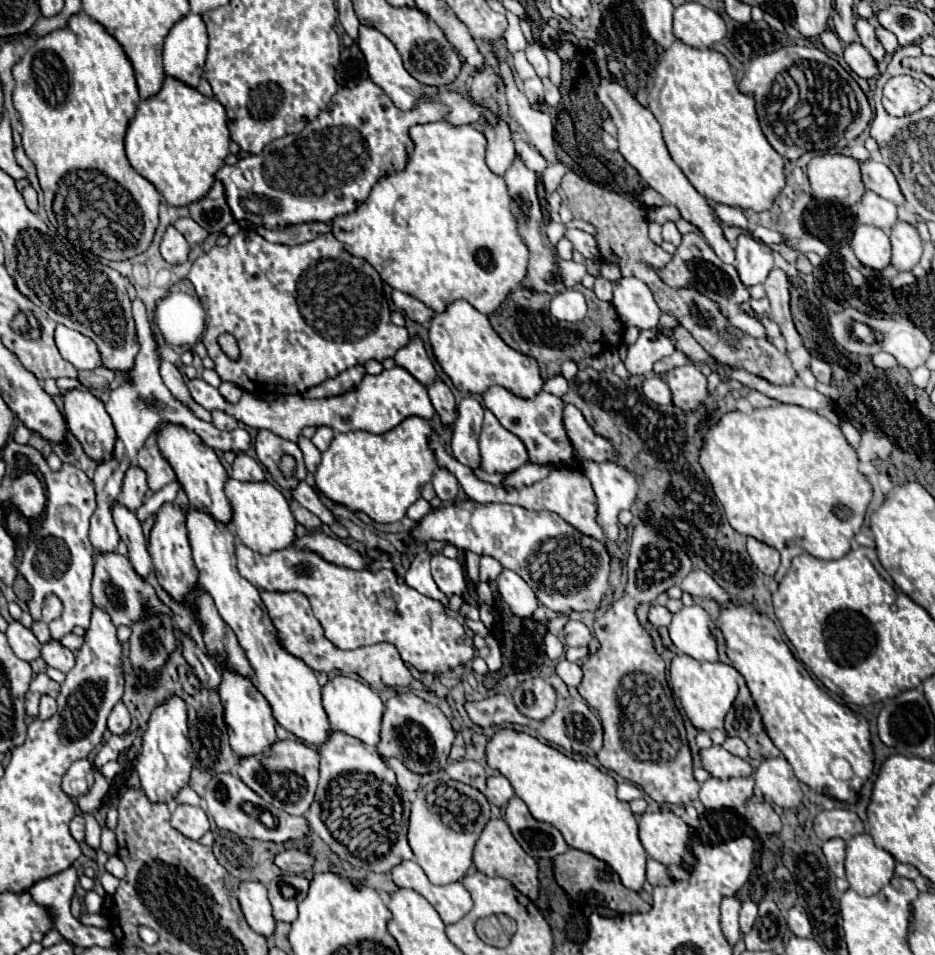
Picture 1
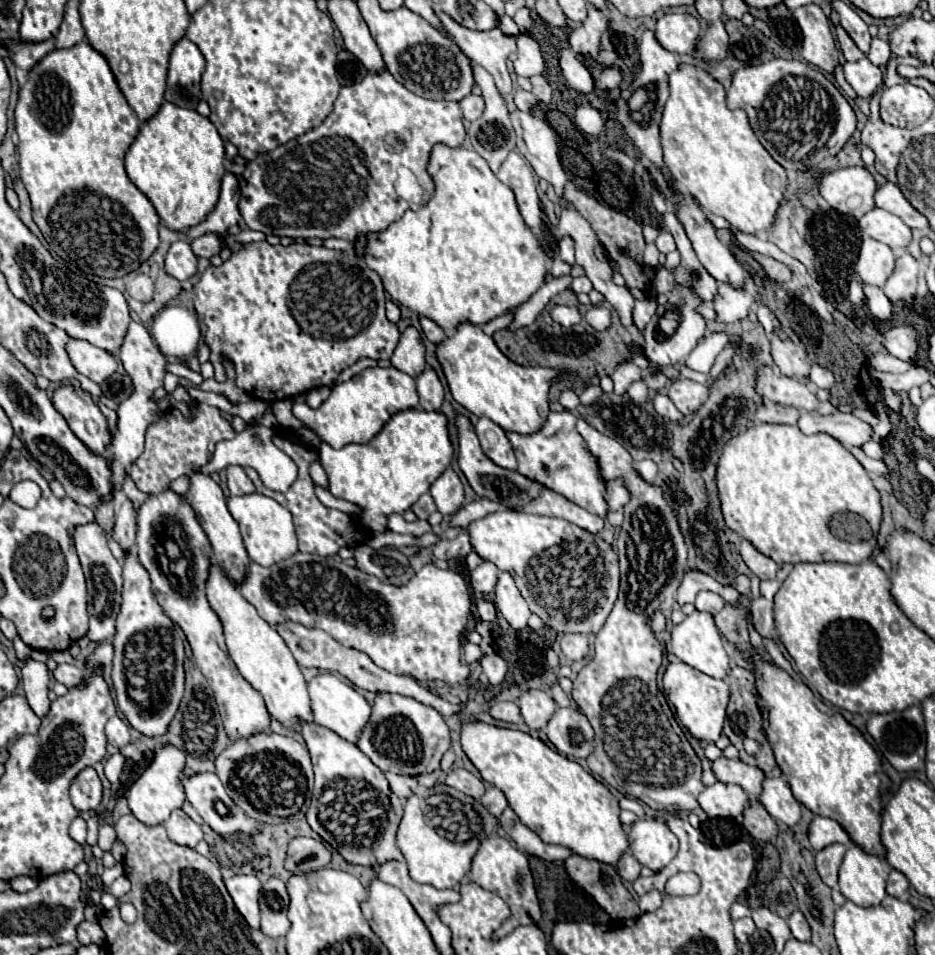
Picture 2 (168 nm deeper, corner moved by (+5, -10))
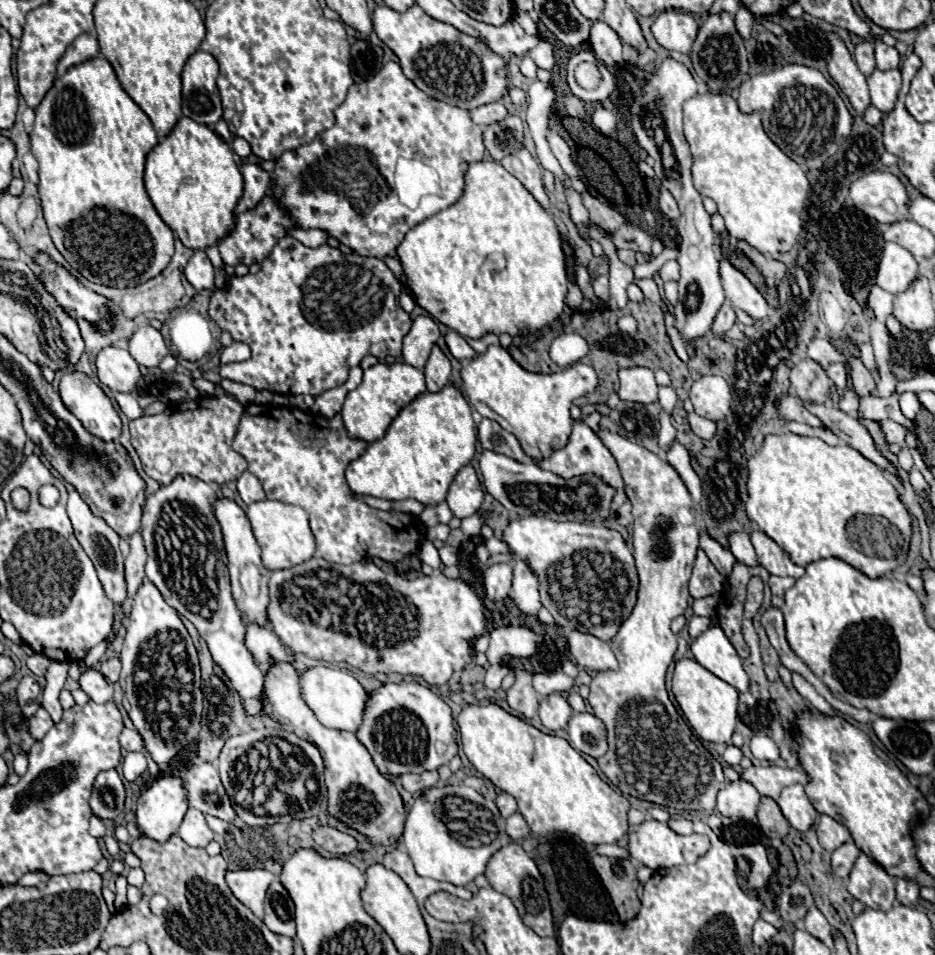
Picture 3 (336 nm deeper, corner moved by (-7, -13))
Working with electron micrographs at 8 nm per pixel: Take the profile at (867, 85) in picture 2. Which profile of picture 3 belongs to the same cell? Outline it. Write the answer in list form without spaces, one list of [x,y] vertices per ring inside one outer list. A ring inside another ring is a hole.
[[[890,69],[890,71],[874,71],[868,77],[868,87],[870,87],[870,99],[872,105],[876,109],[880,109],[882,113],[888,113],[894,109],[896,105],[896,97],[898,91],[902,87],[902,77],[898,69]]]

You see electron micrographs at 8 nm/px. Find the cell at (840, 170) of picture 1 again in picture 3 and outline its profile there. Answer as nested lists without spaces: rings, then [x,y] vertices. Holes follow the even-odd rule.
[[[870,171],[850,187],[852,203],[880,223],[908,219],[908,193],[902,181],[888,171]]]

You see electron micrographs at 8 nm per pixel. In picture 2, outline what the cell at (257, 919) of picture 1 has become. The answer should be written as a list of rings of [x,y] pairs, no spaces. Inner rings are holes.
[[[232,876],[224,882],[238,912],[244,916],[250,928],[258,930],[260,928],[260,908],[258,908],[260,880],[256,876]]]

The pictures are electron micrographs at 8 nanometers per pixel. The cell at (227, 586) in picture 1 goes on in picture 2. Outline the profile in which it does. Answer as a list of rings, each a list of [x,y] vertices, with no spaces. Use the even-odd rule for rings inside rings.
[[[216,564],[208,568],[206,598],[210,608],[218,614],[224,626],[228,654],[234,660],[240,674],[244,676],[244,680],[262,694],[266,708],[274,720],[278,720],[288,730],[300,734],[302,722],[312,722],[314,714],[308,698],[306,680],[286,642],[266,620],[258,616],[256,608],[240,594],[236,582],[232,582]]]

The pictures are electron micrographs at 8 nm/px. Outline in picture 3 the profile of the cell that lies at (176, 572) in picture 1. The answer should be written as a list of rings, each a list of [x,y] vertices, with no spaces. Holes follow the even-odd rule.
[[[178,475],[172,483],[162,485],[146,499],[140,529],[148,553],[146,577],[158,587],[170,607],[196,625],[212,657],[240,693],[246,711],[254,715],[262,709],[264,675],[244,643],[246,625],[230,593],[222,531],[214,515],[216,499],[216,491],[208,483],[190,475]]]

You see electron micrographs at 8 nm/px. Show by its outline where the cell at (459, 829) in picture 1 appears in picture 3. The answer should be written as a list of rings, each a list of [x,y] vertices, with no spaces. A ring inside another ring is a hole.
[[[458,785],[458,787],[442,787],[434,793],[434,801],[424,803],[424,811],[416,811],[412,815],[412,829],[410,825],[404,825],[404,847],[414,863],[414,869],[422,877],[432,877],[438,881],[450,881],[454,885],[468,885],[474,881],[476,875],[482,875],[486,869],[488,859],[508,841],[504,817],[500,815],[494,801],[486,801],[482,795],[478,795],[474,789]],[[444,797],[462,797],[470,803],[470,811],[464,823],[458,823],[460,827],[452,833],[448,825],[436,815],[436,803],[440,803]]]

